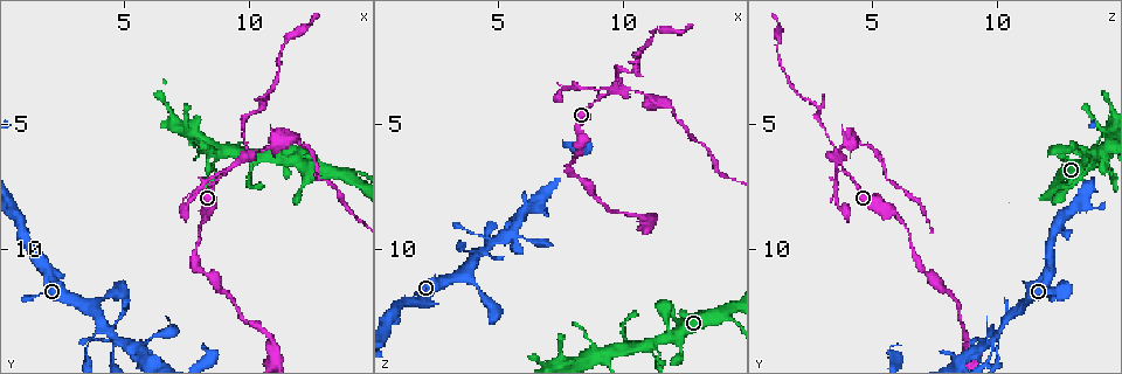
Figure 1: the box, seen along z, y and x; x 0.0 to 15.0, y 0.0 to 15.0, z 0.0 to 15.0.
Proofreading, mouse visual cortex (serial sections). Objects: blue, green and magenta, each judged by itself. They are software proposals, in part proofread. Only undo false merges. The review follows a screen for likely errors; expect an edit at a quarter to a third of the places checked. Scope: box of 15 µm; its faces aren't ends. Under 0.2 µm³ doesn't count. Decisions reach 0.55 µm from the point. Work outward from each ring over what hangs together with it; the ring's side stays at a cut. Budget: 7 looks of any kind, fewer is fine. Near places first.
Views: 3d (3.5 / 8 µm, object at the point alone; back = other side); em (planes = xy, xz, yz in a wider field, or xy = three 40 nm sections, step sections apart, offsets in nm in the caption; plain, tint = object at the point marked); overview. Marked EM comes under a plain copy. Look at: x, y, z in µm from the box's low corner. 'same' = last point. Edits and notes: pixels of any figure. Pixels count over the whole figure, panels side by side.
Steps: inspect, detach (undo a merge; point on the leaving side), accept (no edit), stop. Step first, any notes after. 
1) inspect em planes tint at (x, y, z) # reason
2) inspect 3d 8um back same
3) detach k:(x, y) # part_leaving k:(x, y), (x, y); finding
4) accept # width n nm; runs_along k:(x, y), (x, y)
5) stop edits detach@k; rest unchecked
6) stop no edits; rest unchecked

inspect 3d 3.5um at (9.3, 6.0, 14.4) # abrupt turn

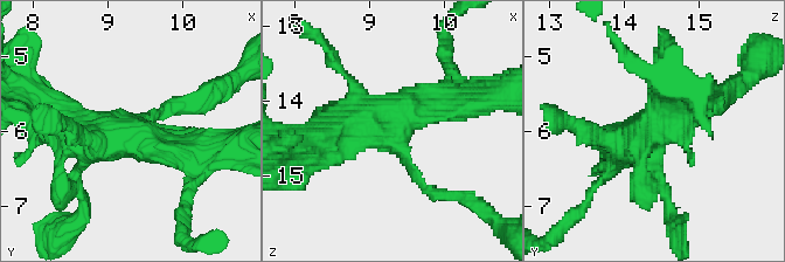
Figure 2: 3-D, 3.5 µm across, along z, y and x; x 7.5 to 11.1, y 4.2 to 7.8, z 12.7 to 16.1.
inspect em xy step 5 tint at (9.35, 5.95, 14.40)

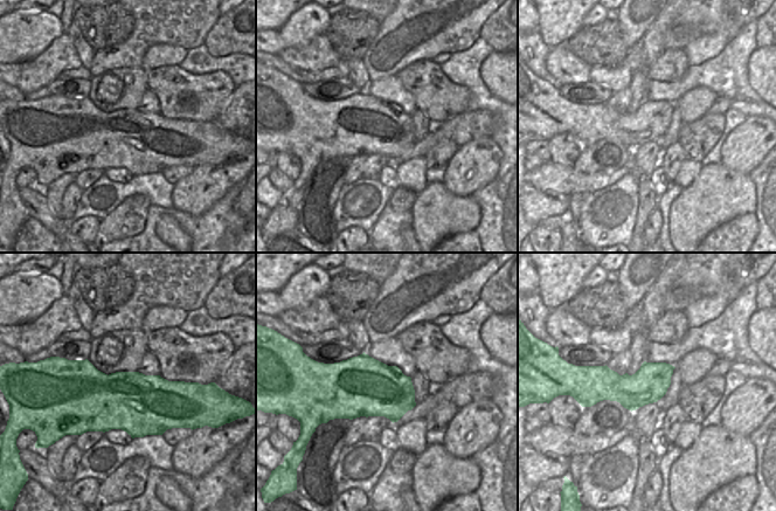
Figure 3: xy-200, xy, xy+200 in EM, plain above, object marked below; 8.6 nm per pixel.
accept # continuous, no second cell

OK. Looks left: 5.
inspect 3d 3.5um back at (11.0, 13.7, 8.9) # calibre changes

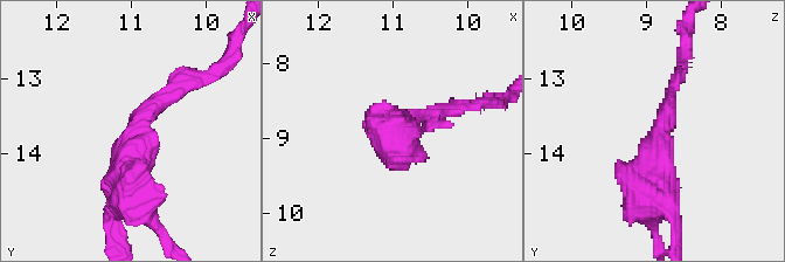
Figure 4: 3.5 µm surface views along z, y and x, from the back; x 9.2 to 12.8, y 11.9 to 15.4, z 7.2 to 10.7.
inspect em xy step 5 tint at (11.00, 13.70, 8.85) # arm_widths 200, 500 nm; shape alone is not enough

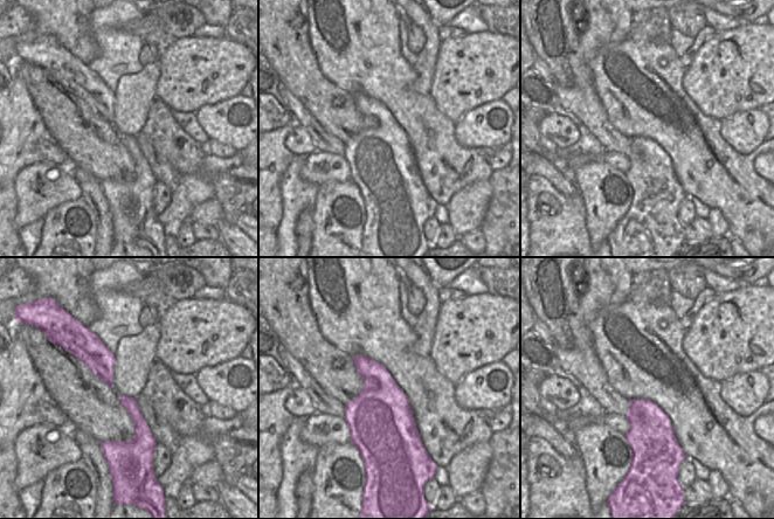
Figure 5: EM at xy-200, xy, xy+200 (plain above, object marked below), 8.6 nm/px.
inspect em xy step 2 tint same

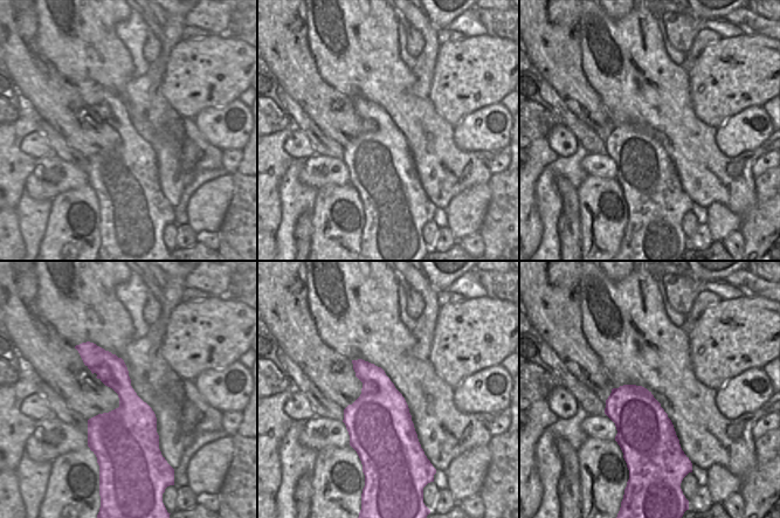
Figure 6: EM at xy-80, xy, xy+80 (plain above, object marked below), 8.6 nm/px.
accept # runs_along 4:(190, 81), (133, 128), (137, 199); continuous, no second cell

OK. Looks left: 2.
inspect 3d 3.5um at (10.0, 6.2, 3.6) # arms part here

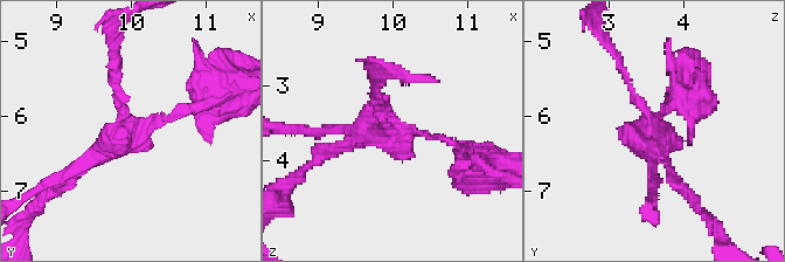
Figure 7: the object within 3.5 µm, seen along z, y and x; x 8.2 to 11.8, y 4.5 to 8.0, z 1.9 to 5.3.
inspect em xy step 1 tint at (10.05, 6.20, 3.60) # arms 3; arm_widths 100, 100, 150 nm

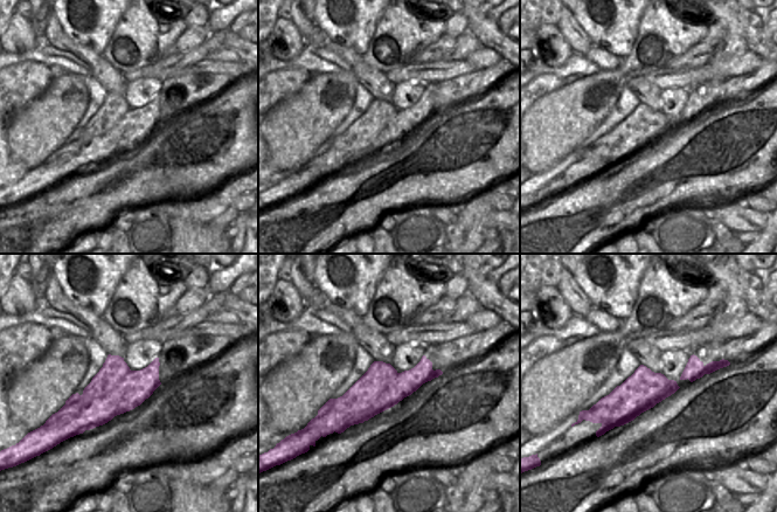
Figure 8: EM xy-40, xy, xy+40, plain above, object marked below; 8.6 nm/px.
detach 7:(186, 109) # part_leaving 7:(117, 139), (214, 96); a second cell is stuck on

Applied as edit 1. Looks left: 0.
stop edits detach@7; rest unchecked

